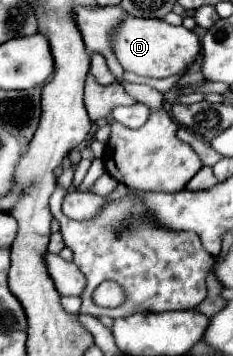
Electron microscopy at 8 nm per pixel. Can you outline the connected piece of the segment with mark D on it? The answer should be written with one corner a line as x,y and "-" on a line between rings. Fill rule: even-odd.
127,18
121,22
113,36
113,48
121,62
121,66
127,72
135,72
137,76
147,78
169,78
187,72
199,52
199,40
193,30
187,30
183,26
171,26
165,20
159,18

